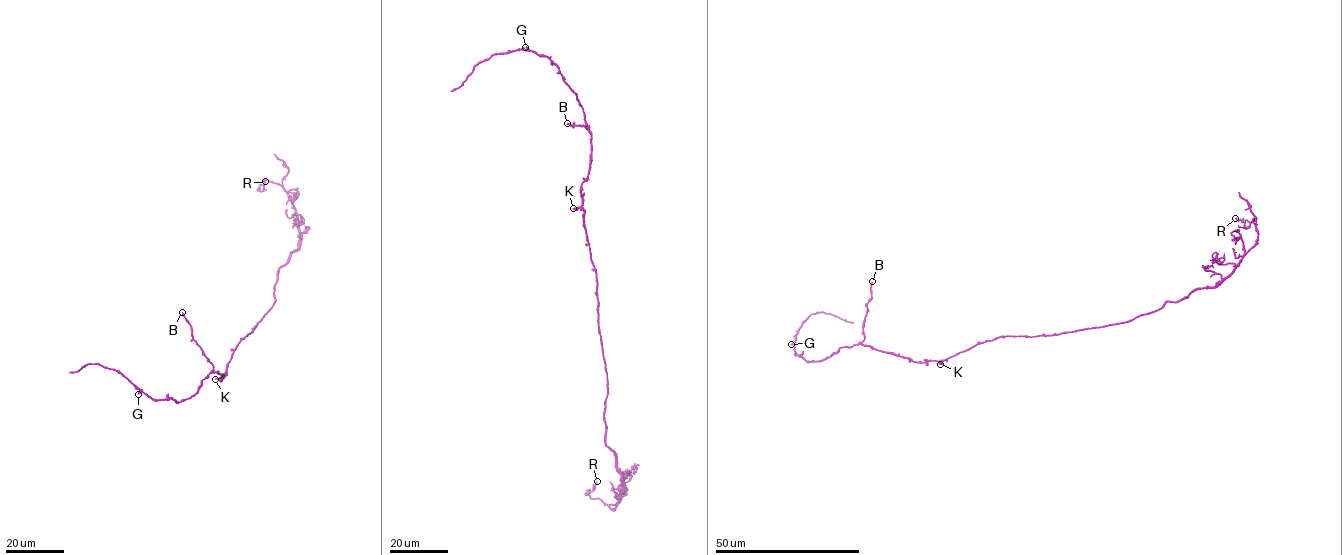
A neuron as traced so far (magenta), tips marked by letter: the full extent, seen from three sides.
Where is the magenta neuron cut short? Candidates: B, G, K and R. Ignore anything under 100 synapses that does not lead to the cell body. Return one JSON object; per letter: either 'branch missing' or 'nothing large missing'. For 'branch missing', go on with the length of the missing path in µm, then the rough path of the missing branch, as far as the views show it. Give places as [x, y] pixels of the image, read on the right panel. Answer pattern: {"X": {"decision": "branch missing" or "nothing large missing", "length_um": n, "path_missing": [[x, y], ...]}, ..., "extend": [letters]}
{"B": {"decision": "branch missing", "length_um": 140, "path_missing": [[872, 281], [893, 276], [867, 267], [879, 236], [925, 211], [955, 115], [918, 68]]}, "G": {"decision": "nothing large missing"}, "K": {"decision": "nothing large missing"}, "R": {"decision": "nothing large missing"}, "extend": ["B"]}

